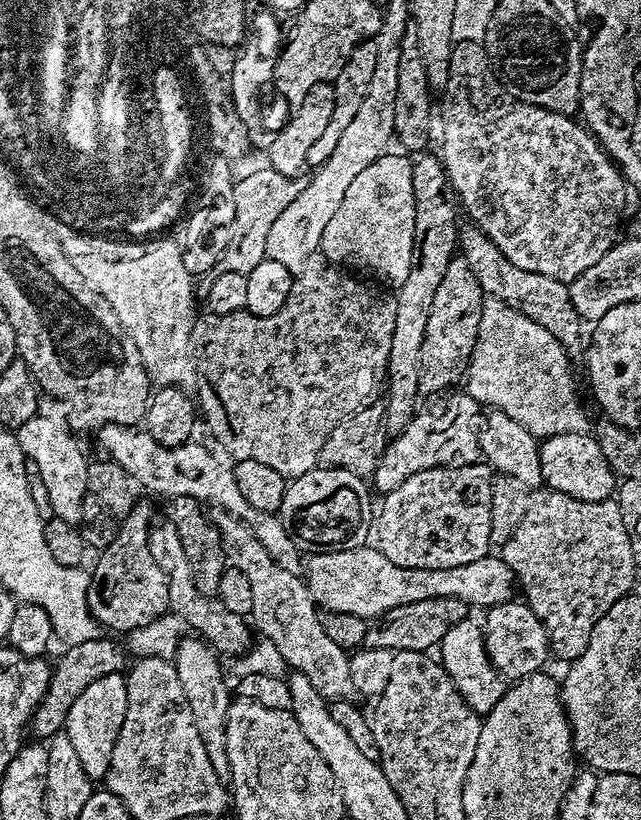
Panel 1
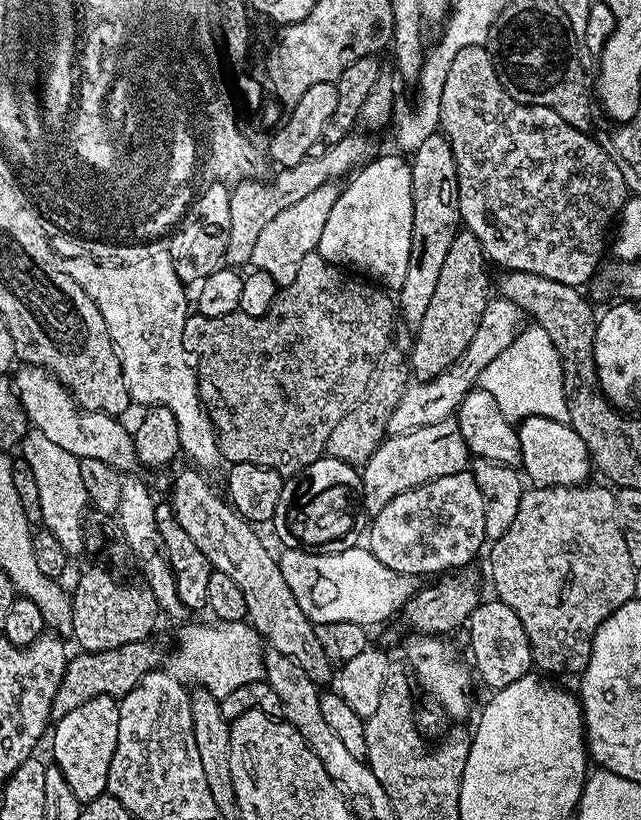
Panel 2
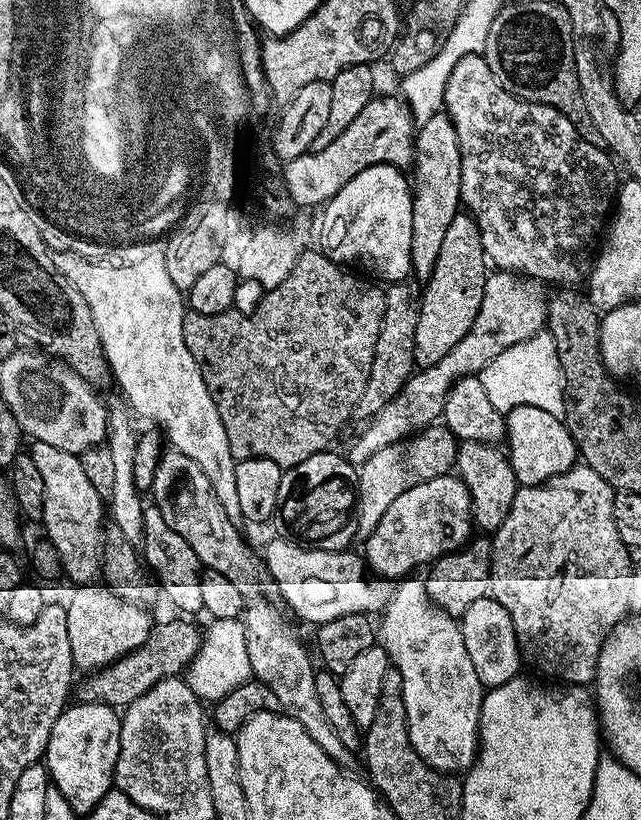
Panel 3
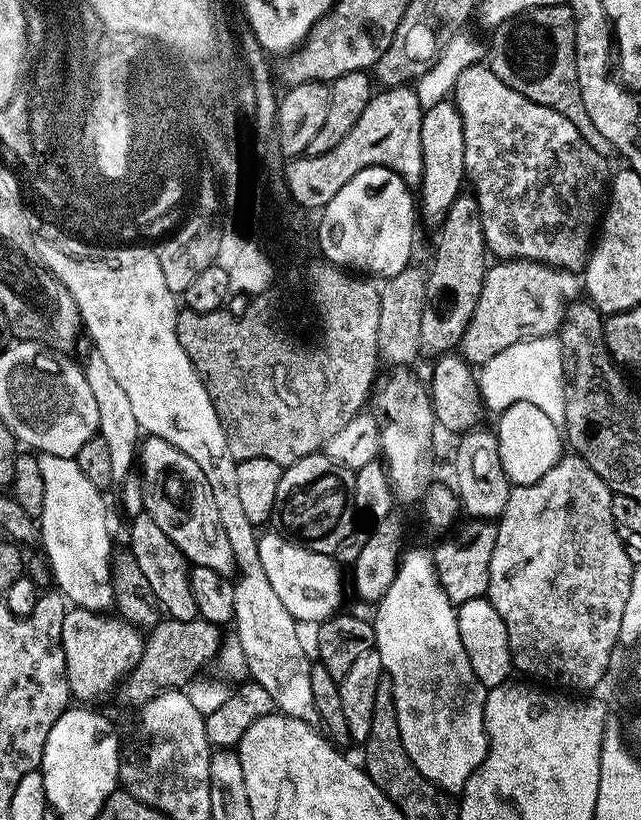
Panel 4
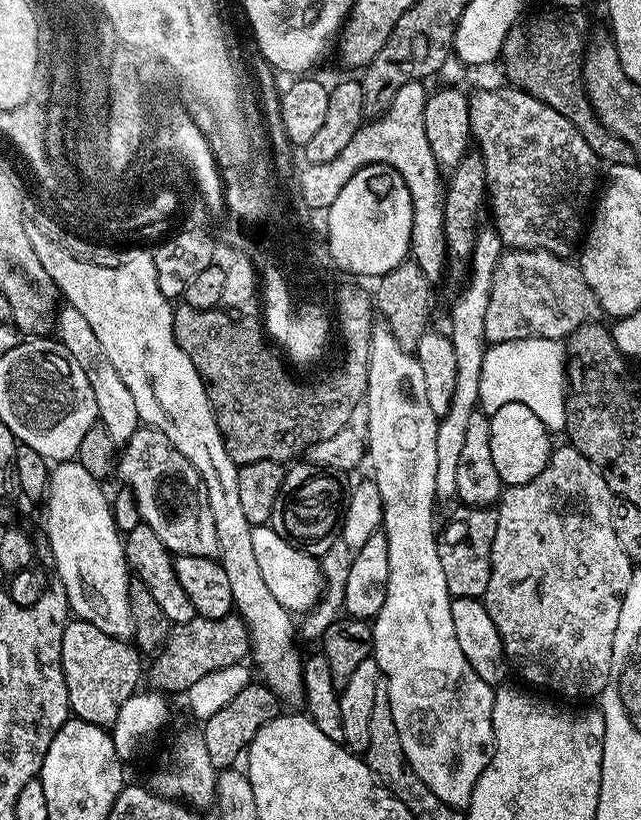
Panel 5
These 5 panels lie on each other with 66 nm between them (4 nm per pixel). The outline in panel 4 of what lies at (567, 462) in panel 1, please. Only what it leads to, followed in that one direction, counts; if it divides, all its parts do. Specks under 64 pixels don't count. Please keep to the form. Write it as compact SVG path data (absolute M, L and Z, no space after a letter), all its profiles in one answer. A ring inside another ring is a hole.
M532 402L512 403L497 417L495 425L498 456L502 470L514 486L538 482L543 474L552 470L566 450L566 442L561 427L553 422L544 410Z

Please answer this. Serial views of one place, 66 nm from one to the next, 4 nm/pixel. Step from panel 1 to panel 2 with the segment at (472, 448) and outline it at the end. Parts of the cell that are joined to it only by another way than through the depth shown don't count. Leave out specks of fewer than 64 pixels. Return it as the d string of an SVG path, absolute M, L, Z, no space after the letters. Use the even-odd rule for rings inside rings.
M455 419L434 422L434 426L418 426L406 434L381 439L378 450L370 454L360 472L364 511L369 517L374 517L382 510L382 506L386 506L386 502L398 498L398 494L422 486L434 478L463 472L469 464L470 453Z

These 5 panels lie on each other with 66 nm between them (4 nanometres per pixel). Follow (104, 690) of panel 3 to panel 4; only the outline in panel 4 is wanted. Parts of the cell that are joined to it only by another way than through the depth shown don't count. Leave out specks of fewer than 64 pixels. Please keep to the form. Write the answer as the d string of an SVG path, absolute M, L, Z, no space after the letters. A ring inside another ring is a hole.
M202 617L186 621L164 618L155 625L147 633L138 666L134 666L124 683L119 685L118 697L121 702L139 706L150 702L150 698L159 692L166 692L170 688L183 689L195 680L203 671L201 669L217 657L224 641L224 636L216 636L221 627L214 625L213 628L206 628L206 621Z

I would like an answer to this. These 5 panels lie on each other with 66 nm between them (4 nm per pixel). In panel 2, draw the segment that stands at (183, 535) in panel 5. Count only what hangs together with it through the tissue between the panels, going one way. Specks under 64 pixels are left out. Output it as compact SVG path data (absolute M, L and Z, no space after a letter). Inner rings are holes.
M191 469L182 471L172 484L170 503L176 521L209 559L213 569L229 575L237 584L244 595L247 619L261 637L266 638L268 644L272 643L269 645L275 651L297 660L315 684L327 685L324 683L333 679L334 665L326 650L322 650L312 621L302 614L302 606L298 606L294 594L290 594L290 586L286 586L286 578L282 578L277 557L268 553L267 546L256 533L259 531L227 499L220 498L197 469Z

